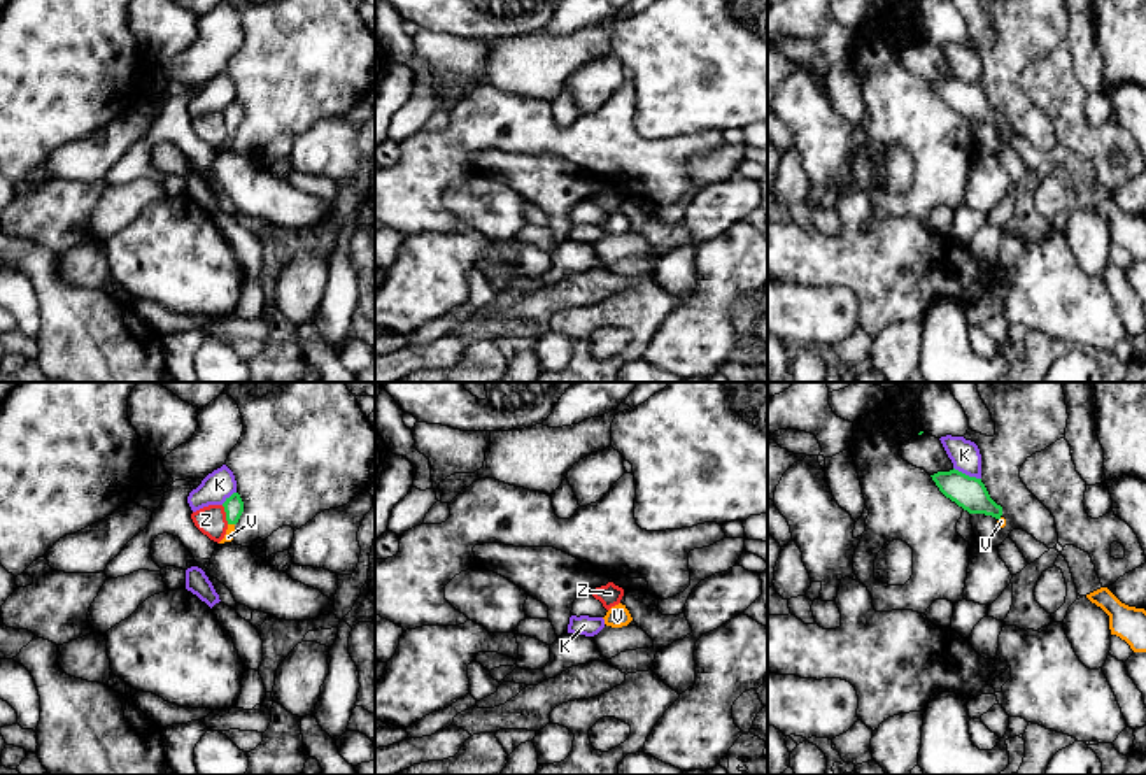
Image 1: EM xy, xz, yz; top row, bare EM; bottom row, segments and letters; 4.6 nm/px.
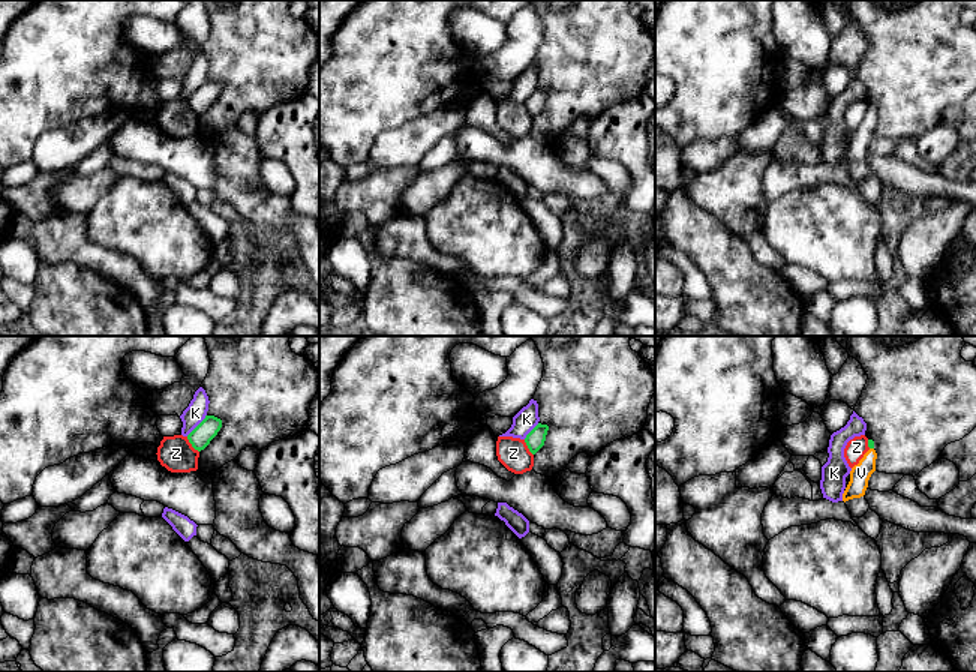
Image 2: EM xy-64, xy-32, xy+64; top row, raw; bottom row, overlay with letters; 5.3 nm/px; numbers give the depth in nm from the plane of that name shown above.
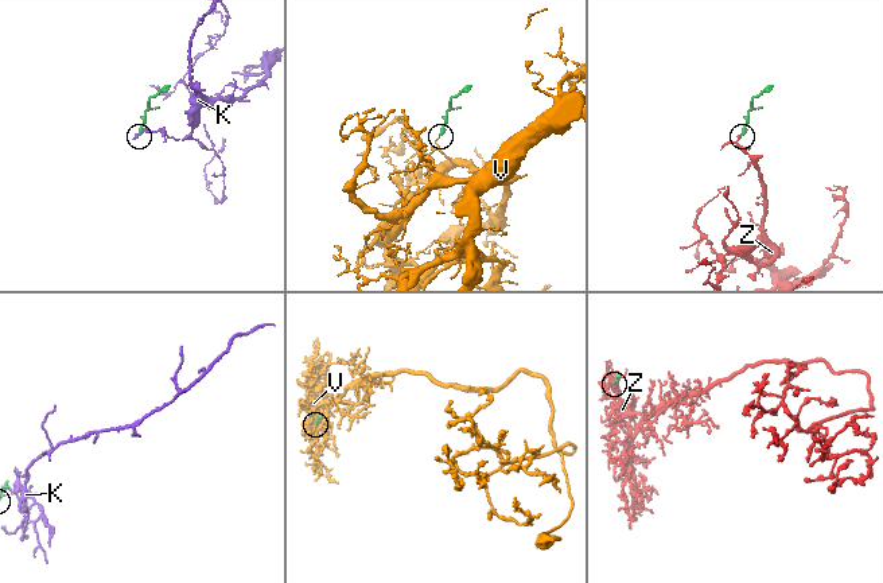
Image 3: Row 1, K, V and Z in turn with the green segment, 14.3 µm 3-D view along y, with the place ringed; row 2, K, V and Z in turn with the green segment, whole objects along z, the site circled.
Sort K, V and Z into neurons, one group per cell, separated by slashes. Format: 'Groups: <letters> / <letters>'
Groups: K / V / Z

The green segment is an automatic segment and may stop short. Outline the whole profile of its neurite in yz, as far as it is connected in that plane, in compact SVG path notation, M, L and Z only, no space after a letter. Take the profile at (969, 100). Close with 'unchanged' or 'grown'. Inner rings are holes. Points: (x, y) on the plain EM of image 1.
M959 77L930 82L939 98L969 121L985 121L1001 126L1002 114L997 112L981 86L969 84Z; unchanged

